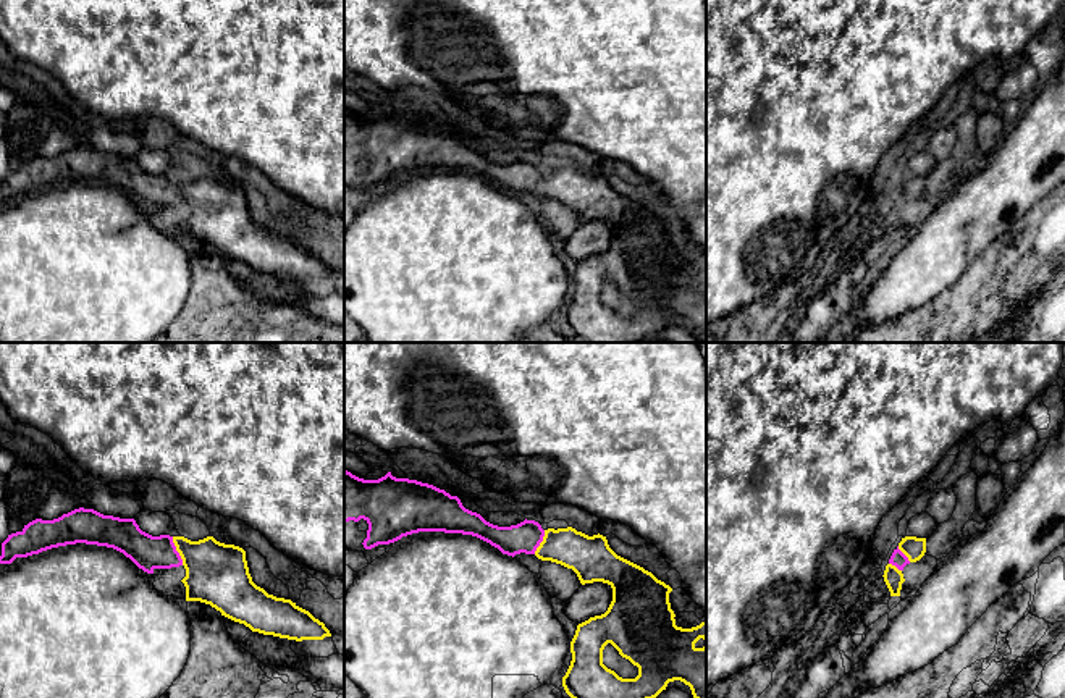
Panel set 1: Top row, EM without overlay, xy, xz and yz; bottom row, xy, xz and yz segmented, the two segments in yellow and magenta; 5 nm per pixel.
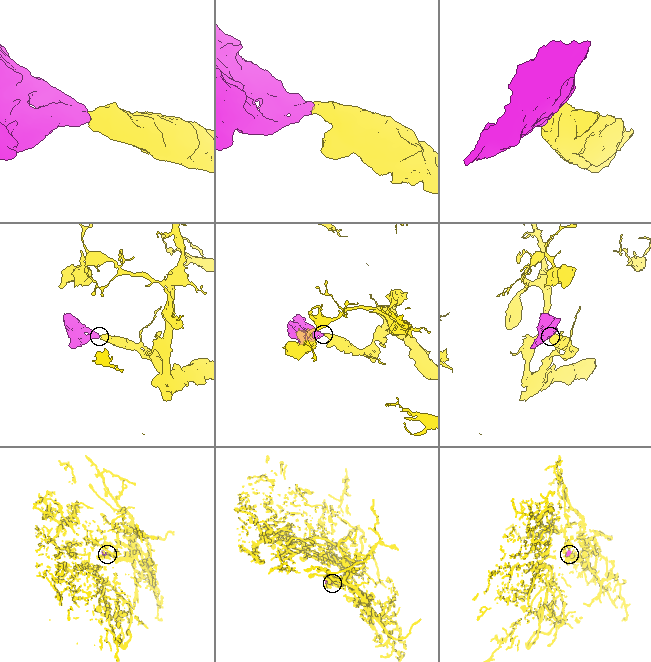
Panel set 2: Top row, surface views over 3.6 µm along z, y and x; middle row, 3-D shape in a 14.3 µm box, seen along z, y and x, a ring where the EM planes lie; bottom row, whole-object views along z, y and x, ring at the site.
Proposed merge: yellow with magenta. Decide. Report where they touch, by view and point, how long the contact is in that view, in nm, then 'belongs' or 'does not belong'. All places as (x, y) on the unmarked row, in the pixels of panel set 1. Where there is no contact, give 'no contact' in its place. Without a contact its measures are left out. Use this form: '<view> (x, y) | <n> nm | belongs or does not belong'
xy (176, 188) | 160 nm | belongs

